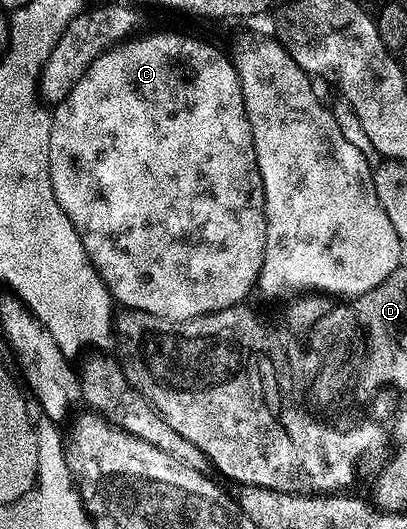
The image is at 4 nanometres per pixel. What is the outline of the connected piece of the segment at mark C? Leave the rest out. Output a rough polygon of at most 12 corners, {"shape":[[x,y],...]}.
{"shape":[[160,31],[51,112],[121,308],[238,307],[264,190],[232,60]]}

